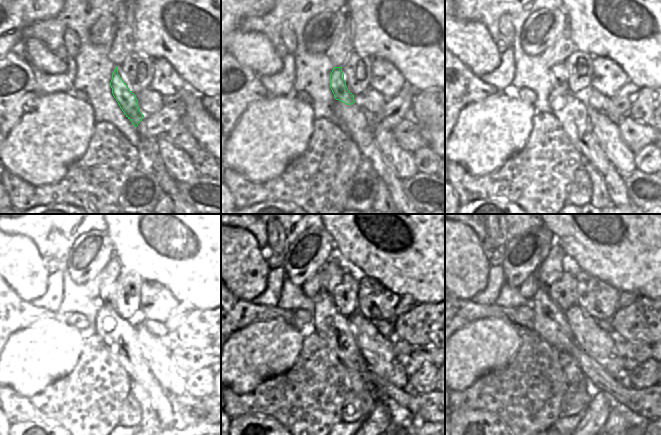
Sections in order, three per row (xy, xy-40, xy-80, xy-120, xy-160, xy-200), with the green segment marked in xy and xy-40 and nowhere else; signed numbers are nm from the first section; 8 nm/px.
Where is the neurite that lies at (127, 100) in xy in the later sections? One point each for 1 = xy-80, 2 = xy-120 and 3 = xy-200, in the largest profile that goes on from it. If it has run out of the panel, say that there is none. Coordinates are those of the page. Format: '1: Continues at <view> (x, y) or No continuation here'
1: Continues at xy-80 (558, 75)
2: Continues at xy-120 (108, 294)
3: Continues at xy-200 (550, 269)

